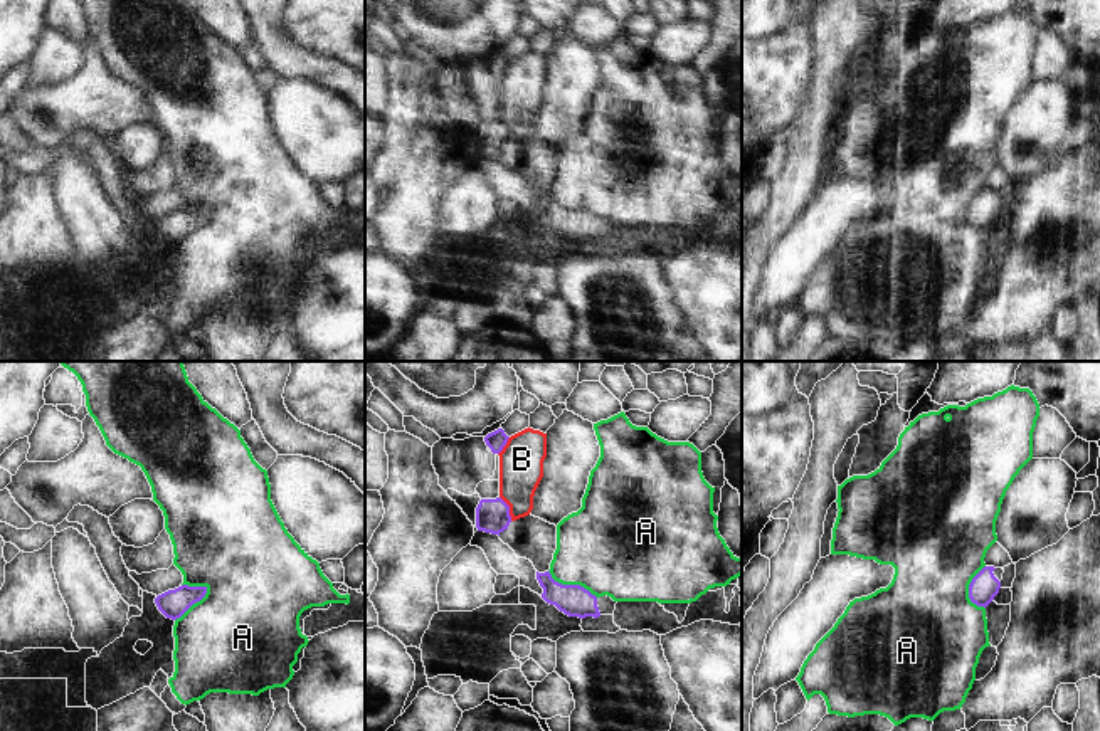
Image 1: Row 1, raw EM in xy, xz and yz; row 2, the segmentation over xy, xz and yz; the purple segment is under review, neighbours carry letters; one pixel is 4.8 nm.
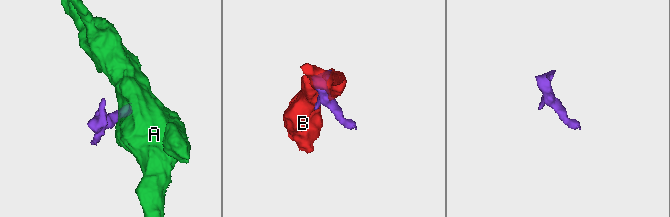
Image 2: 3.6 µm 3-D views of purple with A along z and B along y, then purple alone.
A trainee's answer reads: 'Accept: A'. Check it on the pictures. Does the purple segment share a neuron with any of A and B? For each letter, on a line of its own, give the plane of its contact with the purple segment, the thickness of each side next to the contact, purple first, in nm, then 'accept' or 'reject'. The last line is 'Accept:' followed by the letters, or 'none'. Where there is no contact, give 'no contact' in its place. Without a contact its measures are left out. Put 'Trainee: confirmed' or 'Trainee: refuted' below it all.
A: meets purple in xy; 140 nm thick on the purple side, 480 nm on the other; reject
B: meets purple in xz; 160 nm thick on the purple side, 200 nm on the other; reject
Accept: none
Trainee: refuted

